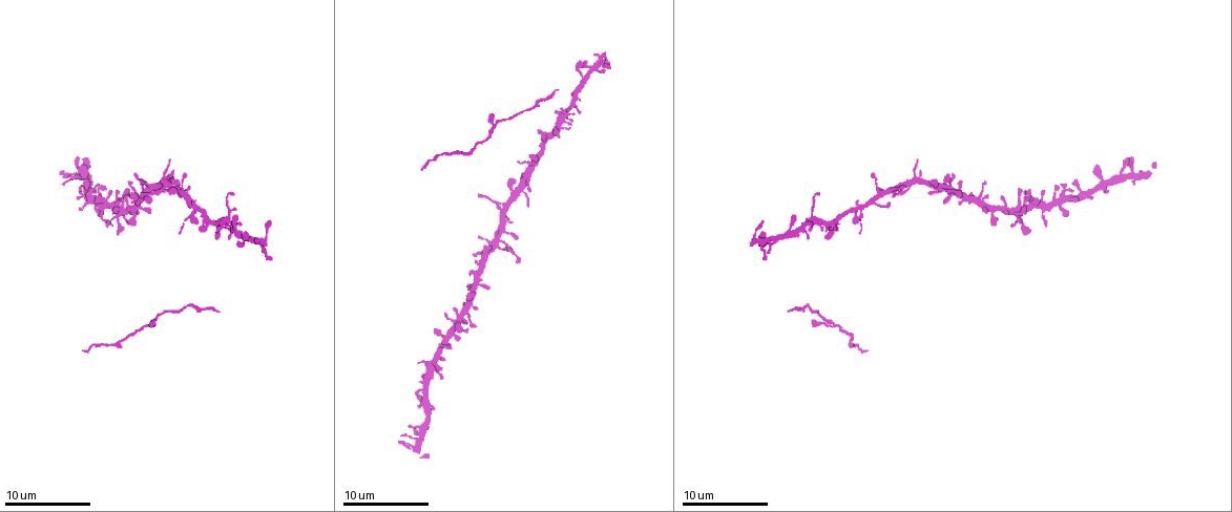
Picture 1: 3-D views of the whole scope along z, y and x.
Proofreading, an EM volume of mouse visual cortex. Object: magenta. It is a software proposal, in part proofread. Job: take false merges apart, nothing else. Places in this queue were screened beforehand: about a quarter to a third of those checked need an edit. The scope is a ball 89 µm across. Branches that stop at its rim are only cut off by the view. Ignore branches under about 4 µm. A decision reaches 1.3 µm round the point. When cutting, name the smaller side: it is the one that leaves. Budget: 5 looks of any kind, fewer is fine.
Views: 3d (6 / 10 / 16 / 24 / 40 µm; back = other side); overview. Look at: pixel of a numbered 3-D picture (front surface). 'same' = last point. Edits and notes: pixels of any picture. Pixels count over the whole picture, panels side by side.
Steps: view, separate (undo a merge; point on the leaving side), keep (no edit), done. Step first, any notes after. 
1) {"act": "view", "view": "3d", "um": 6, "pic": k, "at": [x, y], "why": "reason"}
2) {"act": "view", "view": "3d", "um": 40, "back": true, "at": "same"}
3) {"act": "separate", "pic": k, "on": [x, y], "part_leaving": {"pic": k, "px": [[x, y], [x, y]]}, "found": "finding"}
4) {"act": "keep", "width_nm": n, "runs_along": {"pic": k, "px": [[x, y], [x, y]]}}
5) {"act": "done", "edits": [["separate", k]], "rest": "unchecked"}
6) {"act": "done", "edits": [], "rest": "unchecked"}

{"act": "view", "view": "3d", "um": 16, "pic": 1, "at": [760, 239], "why": "four-way junction"}

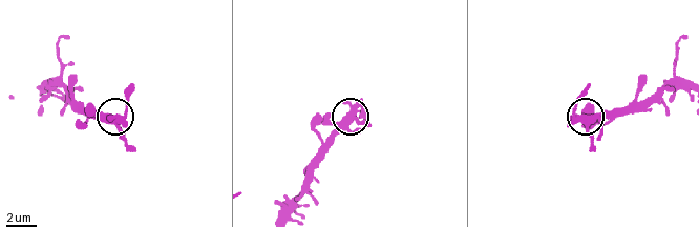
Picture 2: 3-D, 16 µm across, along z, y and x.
{"act": "view", "view": "3d", "um": 16, "back": true, "pic": 2, "at": [117, 117], "why": "other side"}

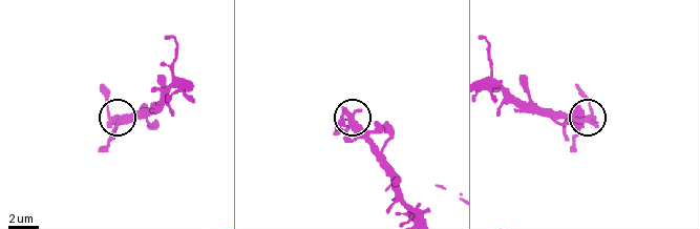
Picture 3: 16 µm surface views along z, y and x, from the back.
{"act": "keep", "arms": 4, "found": "continuous, no second neuron"}

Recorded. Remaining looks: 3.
{"act": "view", "view": "3d", "um": 16, "pic": 1, "at": [574, 103]}

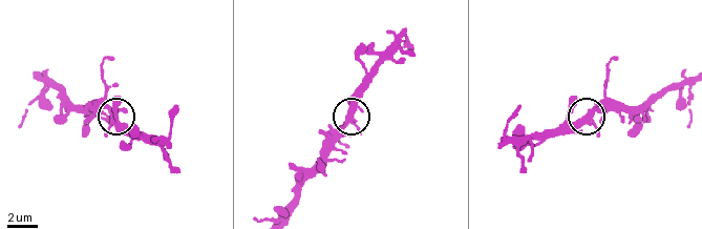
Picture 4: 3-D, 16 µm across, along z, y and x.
{"act": "keep", "found": "all the same neuron"}

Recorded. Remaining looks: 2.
{"act": "view", "view": "3d", "um": 10, "pic": 1, "at": [501, 240], "why": "thin arm on a thick one"}

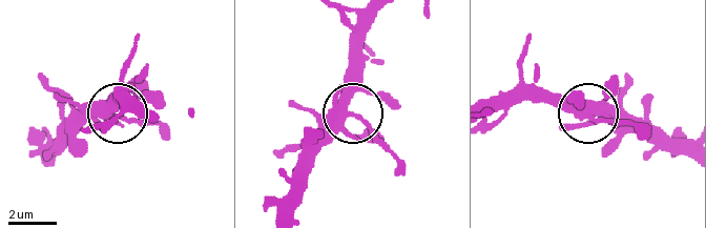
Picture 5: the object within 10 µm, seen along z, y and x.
{"act": "keep", "runs_along": {"pic": 5, "px": [[377, 14], [357, 56], [351, 104], [403, 163]]}, "found": "all the same neuron"}

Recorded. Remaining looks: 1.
{"act": "done", "edits": [], "rest": "unchecked"}

